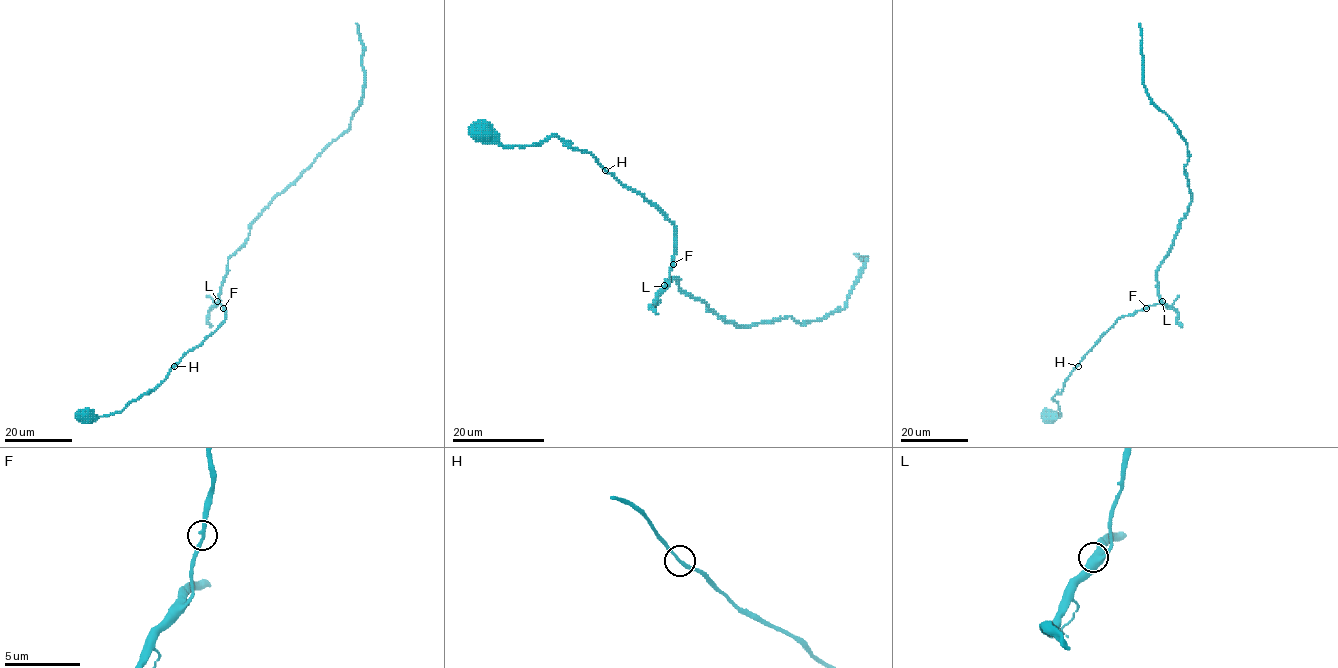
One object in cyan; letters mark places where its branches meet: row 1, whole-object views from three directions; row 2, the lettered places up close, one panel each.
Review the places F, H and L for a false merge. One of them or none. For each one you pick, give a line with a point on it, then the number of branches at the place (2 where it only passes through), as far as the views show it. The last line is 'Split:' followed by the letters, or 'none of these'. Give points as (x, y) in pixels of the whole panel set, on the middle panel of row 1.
F: place (673, 264); branches 2
Split: F

